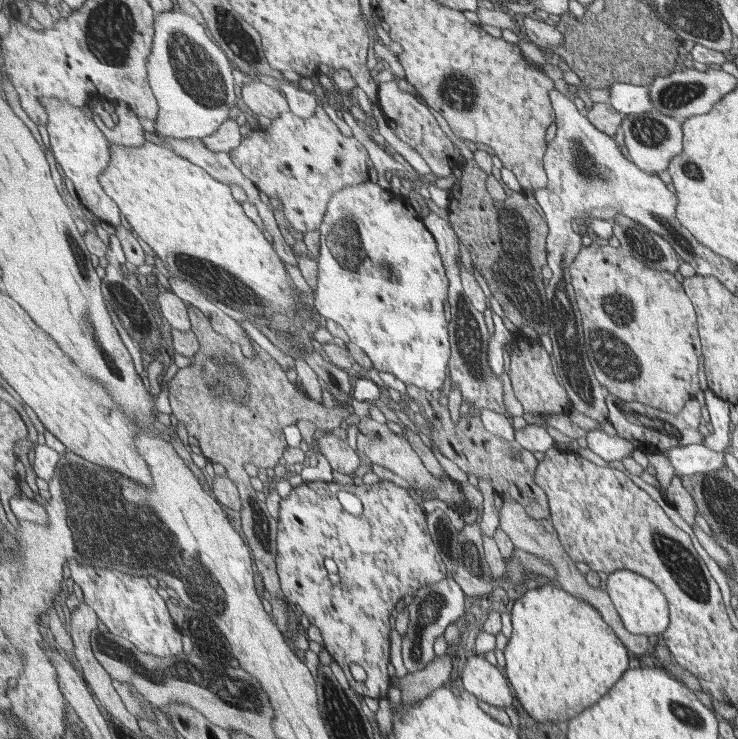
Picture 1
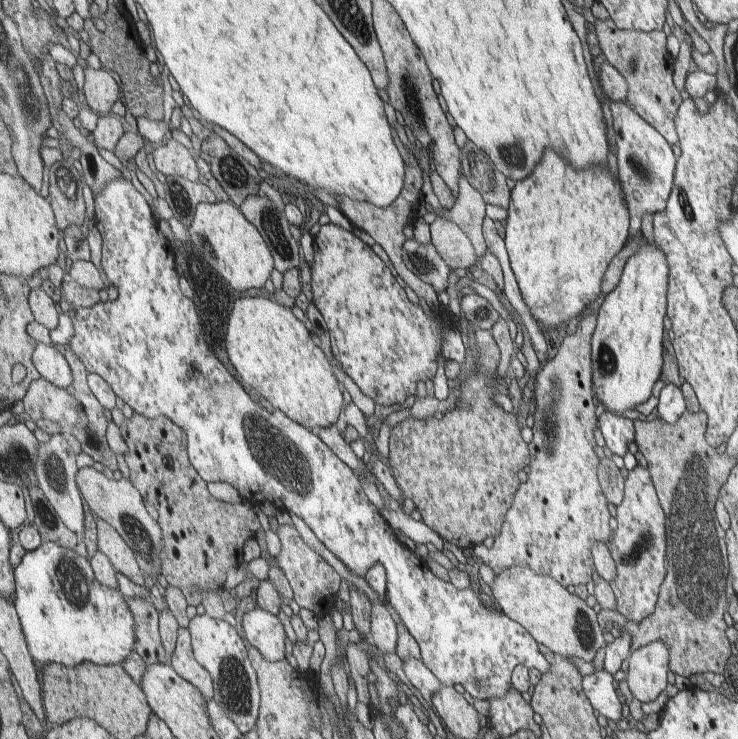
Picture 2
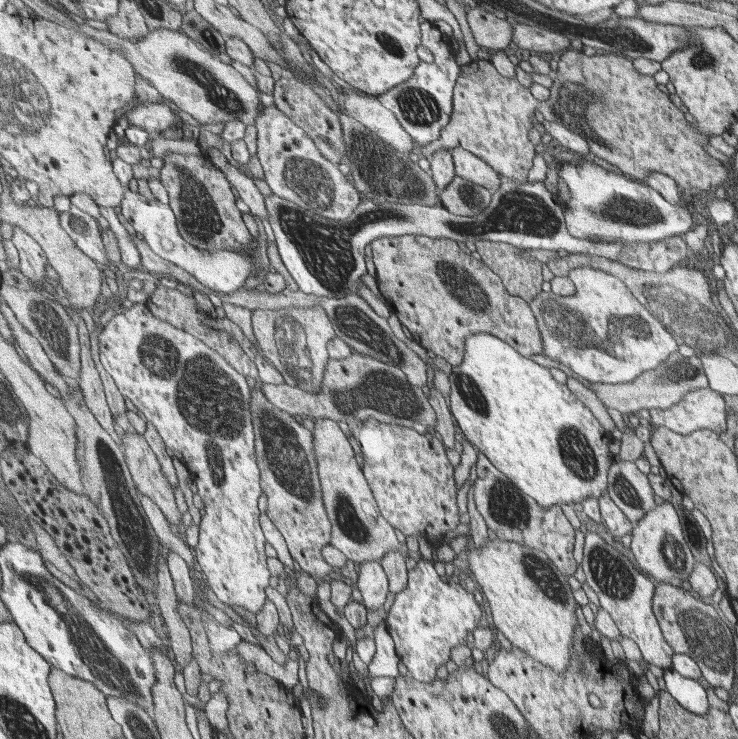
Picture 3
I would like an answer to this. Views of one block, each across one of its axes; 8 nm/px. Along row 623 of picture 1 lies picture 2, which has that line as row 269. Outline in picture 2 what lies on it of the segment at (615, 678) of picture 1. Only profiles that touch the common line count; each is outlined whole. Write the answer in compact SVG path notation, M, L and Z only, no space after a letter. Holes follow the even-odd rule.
M547 148L535 172L516 183L511 192L504 239L523 298L545 335L549 328L570 327L571 319L577 321L585 312L593 309L595 299L603 293L609 264L628 243L629 208L625 192L621 179L613 178L613 174L607 170L609 168L605 166L577 170L561 154Z

